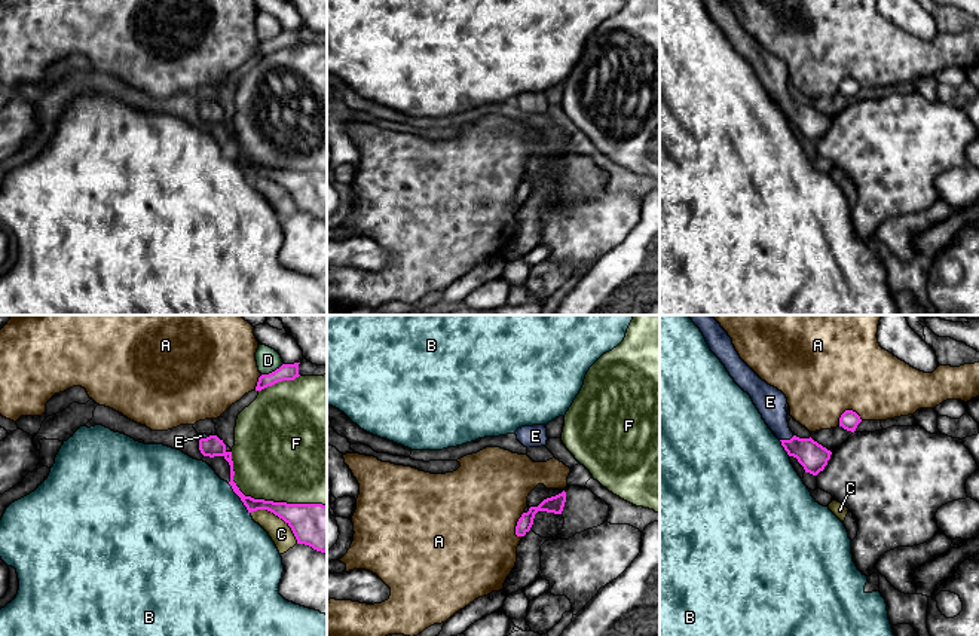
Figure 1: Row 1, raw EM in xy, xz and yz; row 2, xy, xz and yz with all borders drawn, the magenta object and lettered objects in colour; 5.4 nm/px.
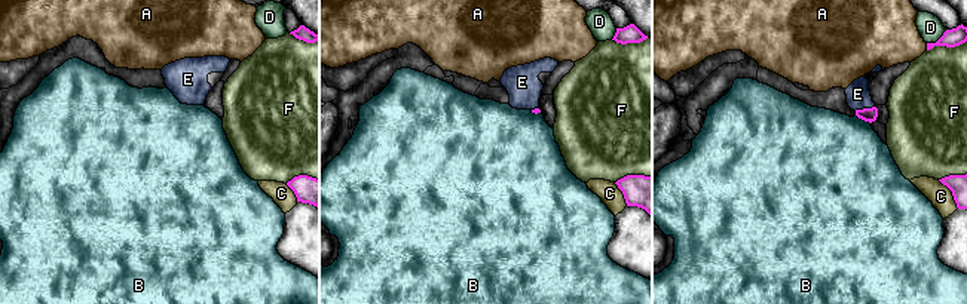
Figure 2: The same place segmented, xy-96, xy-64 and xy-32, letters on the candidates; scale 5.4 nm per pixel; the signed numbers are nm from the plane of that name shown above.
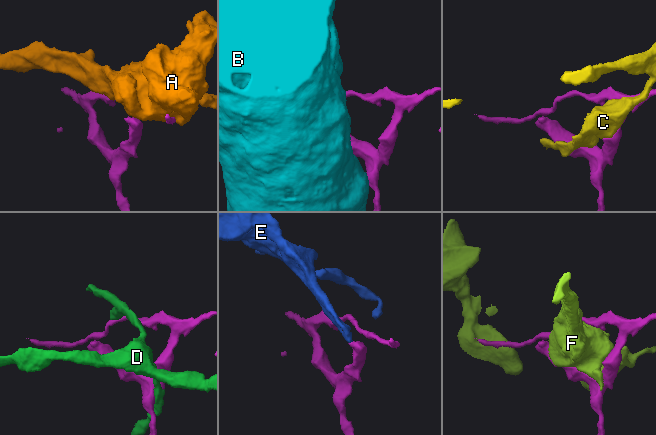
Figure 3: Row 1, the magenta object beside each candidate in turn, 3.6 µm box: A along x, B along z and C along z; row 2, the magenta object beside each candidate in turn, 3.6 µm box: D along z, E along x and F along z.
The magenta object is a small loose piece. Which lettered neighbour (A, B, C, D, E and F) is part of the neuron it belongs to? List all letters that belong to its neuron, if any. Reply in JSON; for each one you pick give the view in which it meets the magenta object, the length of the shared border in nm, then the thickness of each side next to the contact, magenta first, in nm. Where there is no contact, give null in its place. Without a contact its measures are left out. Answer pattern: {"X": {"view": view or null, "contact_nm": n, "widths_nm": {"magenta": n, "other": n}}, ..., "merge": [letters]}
{"E": {"view": "yz", "contact_nm": 80, "widths_nm": {"magenta": 160, "other": 160}}, "merge": ["E"]}

